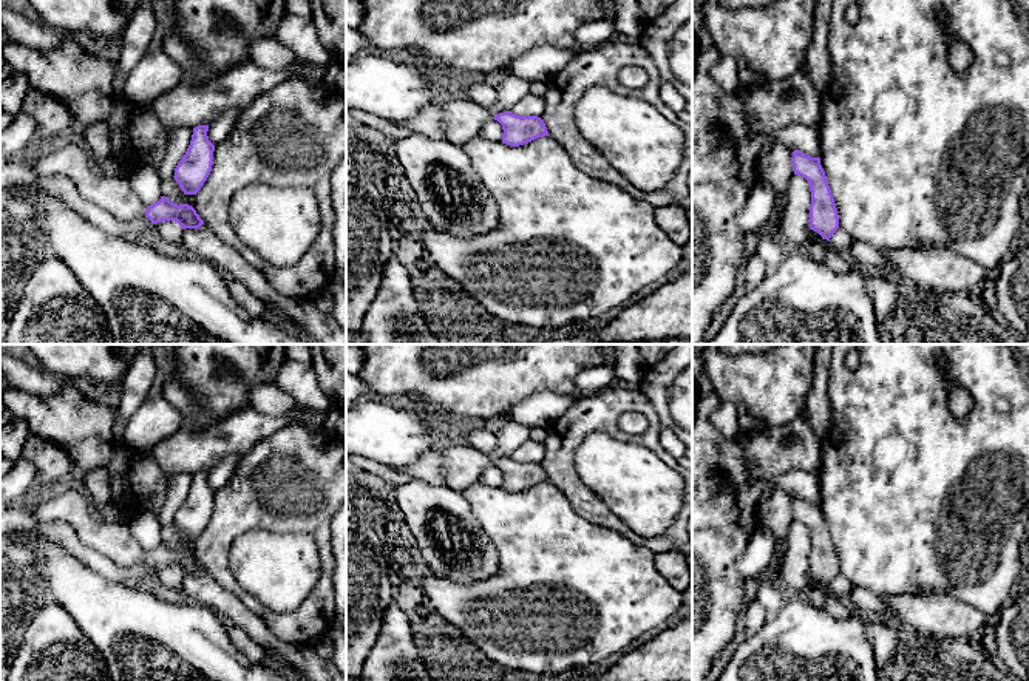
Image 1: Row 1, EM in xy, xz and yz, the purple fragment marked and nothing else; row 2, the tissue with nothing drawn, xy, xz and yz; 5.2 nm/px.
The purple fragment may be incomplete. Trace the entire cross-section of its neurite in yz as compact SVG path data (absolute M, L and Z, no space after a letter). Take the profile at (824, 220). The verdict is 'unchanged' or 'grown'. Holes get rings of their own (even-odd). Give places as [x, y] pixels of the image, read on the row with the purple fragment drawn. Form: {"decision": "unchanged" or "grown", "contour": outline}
{"decision": "unchanged", "contour": "M794 150L791 165L794 174L805 178L810 184L810 229L830 241L839 229L839 216L825 171L820 165L820 158L811 158Z"}

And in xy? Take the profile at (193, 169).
{"decision": "unchanged", "contour": "M209 125L193 128L190 145L175 168L173 178L185 195L196 195L212 171L215 145L207 131Z"}

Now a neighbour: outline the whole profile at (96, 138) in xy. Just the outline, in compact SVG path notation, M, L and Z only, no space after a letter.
M97 120L91 125L87 125L83 130L83 147L91 154L93 162L97 164L99 170L108 176L128 178L131 171L141 165L133 150L133 156L127 161L121 161L113 153L113 145L110 141L110 128L104 120Z

